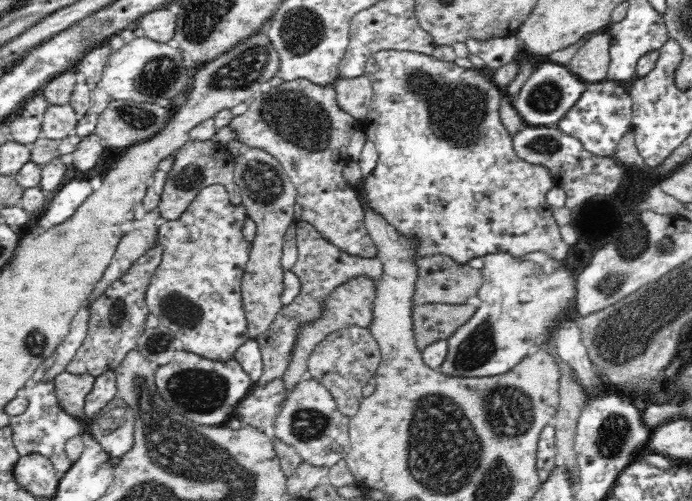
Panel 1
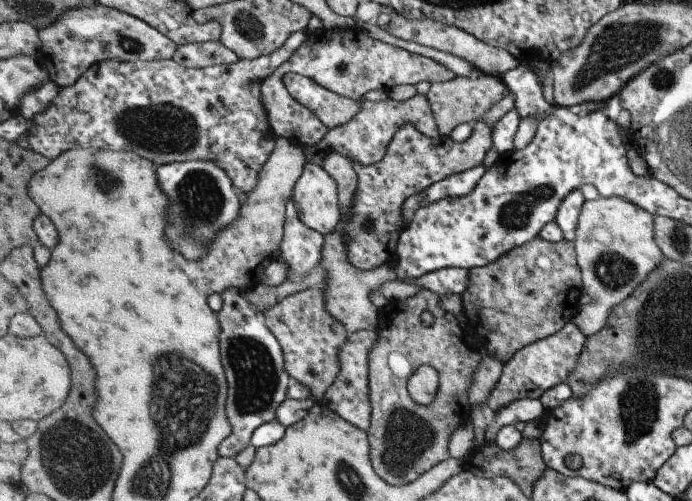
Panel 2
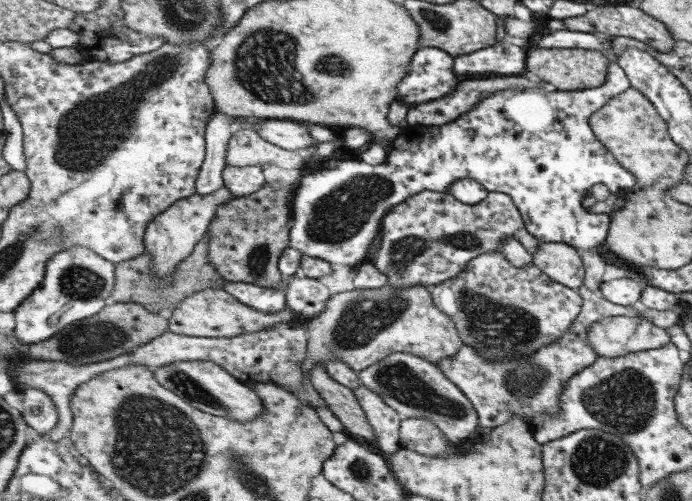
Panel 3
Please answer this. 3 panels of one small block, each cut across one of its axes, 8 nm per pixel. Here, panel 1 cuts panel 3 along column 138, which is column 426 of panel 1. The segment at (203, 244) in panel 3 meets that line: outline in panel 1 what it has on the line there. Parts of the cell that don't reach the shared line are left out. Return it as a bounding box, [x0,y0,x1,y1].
[411,254,485,305]

